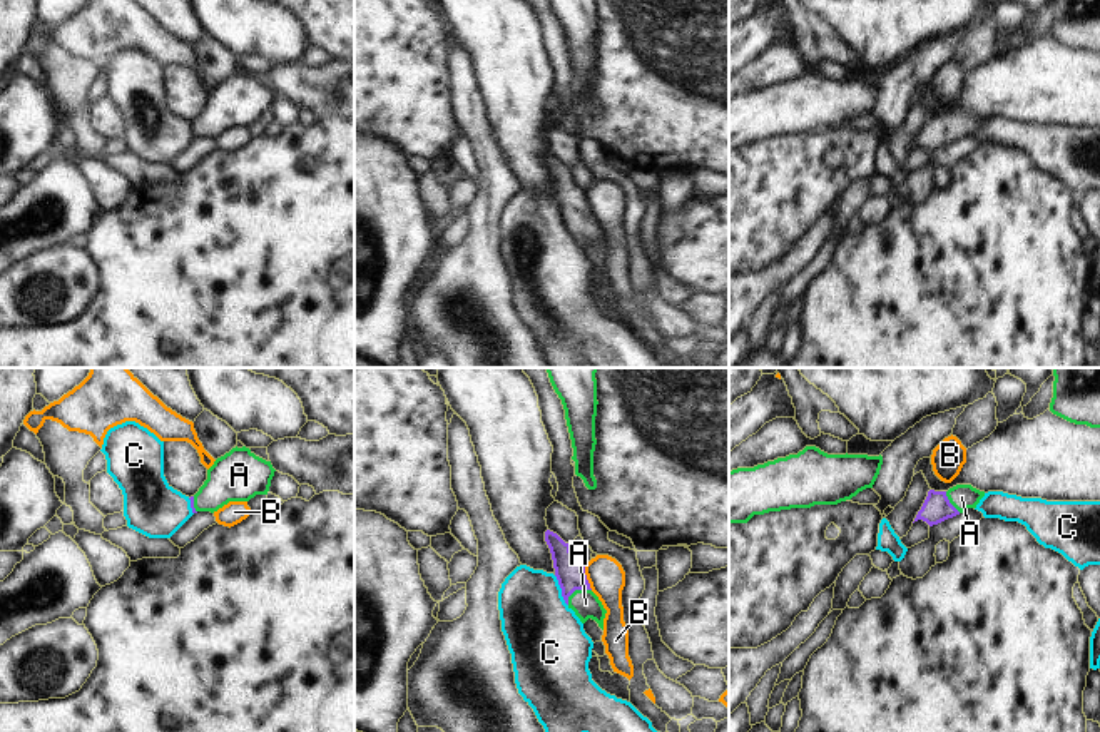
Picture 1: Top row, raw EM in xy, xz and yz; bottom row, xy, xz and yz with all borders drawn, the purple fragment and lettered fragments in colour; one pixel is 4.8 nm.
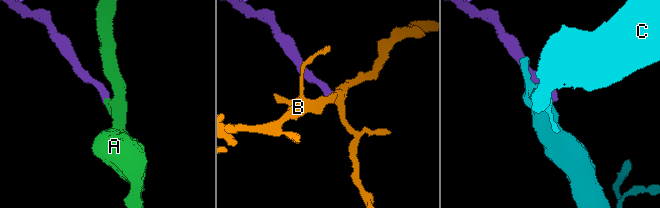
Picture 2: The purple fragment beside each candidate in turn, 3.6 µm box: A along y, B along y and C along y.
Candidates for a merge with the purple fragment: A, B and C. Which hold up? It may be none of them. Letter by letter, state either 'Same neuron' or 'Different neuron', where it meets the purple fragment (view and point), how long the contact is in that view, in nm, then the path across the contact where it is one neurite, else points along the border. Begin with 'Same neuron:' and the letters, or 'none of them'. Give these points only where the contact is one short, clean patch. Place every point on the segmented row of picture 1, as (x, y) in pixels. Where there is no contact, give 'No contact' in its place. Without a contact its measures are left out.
Same neuron: A
A: Same neuron. Touches purple at xz (575, 589). Shared border 140 nm. Path across: xz (570, 574), (575, 589), (585, 604)
B: Different neuron. Touches purple at xz (585, 577). Shared border 130 nm
C: Different neuron. Touches purple at xz (562, 590). Shared border 170 nm

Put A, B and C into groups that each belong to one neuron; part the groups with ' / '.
A / B / C

